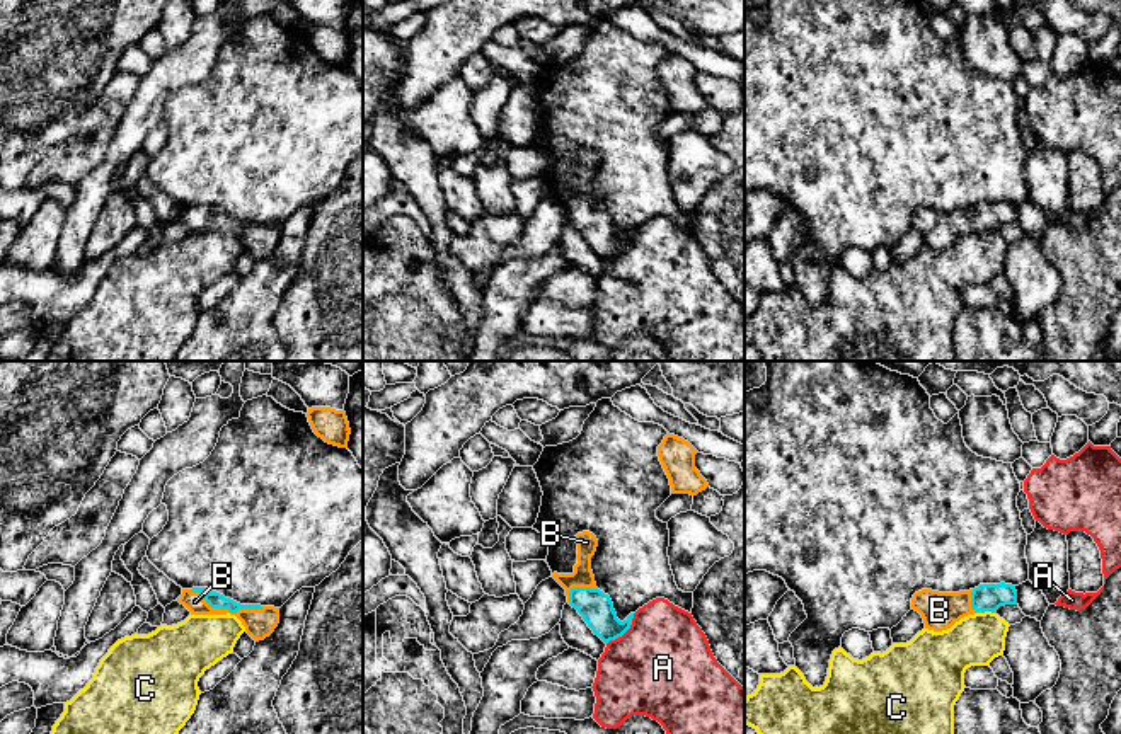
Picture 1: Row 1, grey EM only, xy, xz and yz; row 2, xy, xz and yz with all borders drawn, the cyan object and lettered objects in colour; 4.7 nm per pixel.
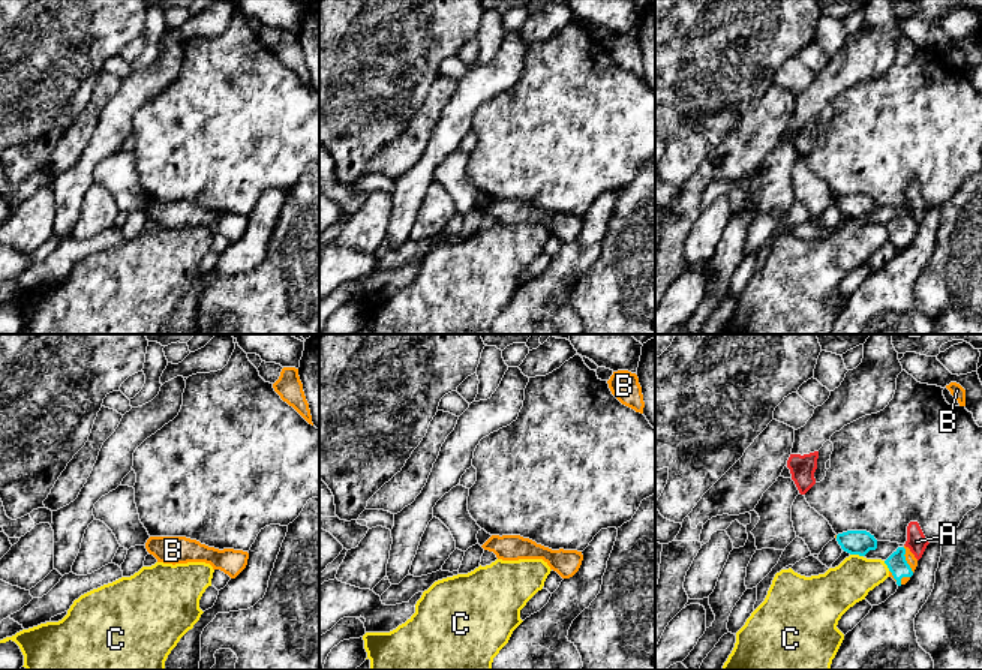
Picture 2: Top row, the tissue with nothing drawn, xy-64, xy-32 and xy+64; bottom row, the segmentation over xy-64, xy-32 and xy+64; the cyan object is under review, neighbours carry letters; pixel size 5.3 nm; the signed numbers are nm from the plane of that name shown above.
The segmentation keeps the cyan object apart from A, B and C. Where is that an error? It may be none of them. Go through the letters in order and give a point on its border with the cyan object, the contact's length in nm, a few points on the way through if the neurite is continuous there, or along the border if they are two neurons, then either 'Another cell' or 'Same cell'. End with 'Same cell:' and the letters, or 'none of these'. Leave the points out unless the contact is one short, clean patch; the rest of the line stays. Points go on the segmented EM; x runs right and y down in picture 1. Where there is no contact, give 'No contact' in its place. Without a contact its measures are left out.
A: Touches cyan at xz (624, 632). Shared border 200 nm. Another cell
B: Touches cyan at xy (225, 608). Shared border 360 nm. Same cell
C: Touches cyan at yz (988, 610). Shared border 70 nm. Another cell
Same cell: B

